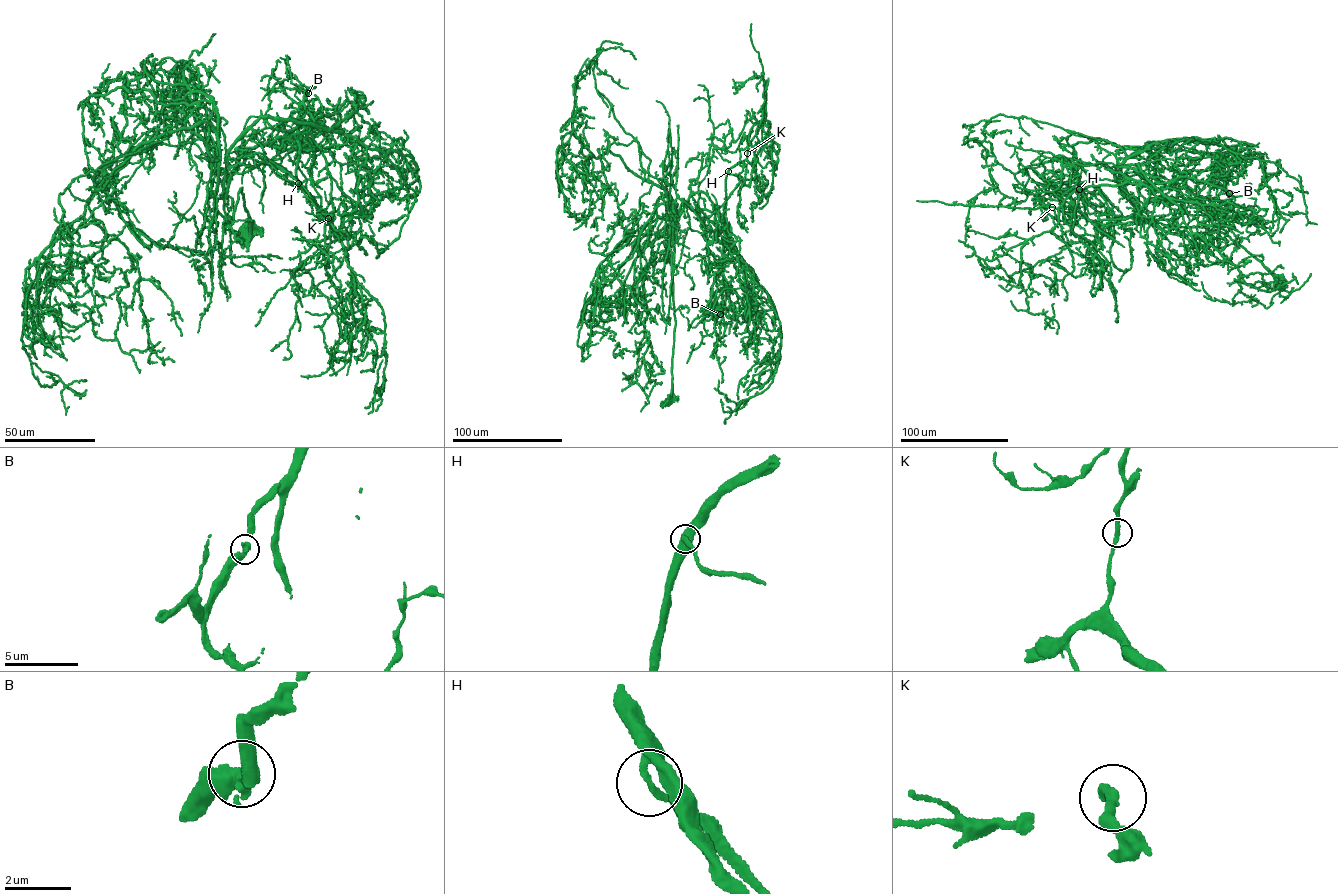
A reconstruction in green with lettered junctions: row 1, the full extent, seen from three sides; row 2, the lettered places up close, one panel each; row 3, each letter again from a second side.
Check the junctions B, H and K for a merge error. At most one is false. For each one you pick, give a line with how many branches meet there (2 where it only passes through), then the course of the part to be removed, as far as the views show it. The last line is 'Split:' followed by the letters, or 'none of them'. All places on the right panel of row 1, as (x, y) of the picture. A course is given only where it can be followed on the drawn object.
Split: none of them

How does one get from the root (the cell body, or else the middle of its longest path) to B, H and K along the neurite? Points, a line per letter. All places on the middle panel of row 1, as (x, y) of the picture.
B: (668, 399), (675, 323), (674, 242), (683, 203), (702, 212), (723, 245), (725, 305), (720, 314)
H: (668, 399), (675, 323), (672, 293), (675, 229), (695, 193), (703, 192), (723, 214), (728, 171)
K: (668, 399), (675, 323), (675, 229), (691, 182), (713, 149), (738, 148), (741, 162), (747, 153)

